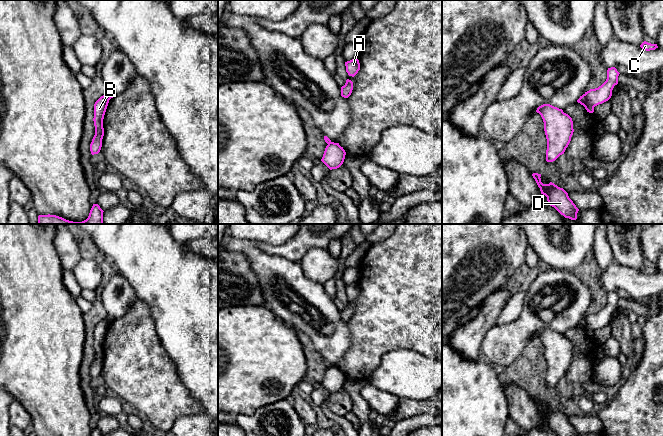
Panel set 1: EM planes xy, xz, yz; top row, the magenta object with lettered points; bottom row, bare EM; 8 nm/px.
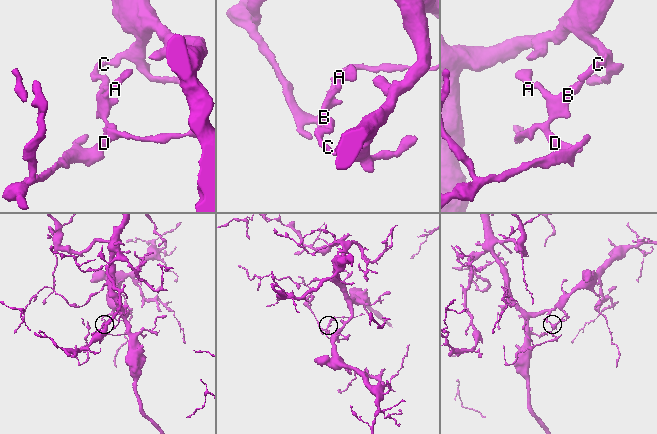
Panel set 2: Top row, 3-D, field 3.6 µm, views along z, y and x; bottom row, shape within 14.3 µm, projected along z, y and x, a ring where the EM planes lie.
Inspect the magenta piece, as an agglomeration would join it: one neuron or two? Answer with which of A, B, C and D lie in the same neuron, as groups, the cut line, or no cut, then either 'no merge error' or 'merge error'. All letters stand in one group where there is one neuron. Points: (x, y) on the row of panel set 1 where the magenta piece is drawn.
groups A B D / C; cut yz (584, 94), (593, 107); merge error

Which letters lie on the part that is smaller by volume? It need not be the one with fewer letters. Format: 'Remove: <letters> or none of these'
Remove: A, B, D

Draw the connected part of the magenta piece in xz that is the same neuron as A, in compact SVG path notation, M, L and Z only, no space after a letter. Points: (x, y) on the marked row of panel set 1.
M352 59L350 61L345 62L346 72L349 76L354 77L358 71L360 70L360 63L358 59Z

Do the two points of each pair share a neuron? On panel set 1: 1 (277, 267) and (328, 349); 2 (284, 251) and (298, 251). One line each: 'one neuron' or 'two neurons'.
1: one neuron
2: one neuron

